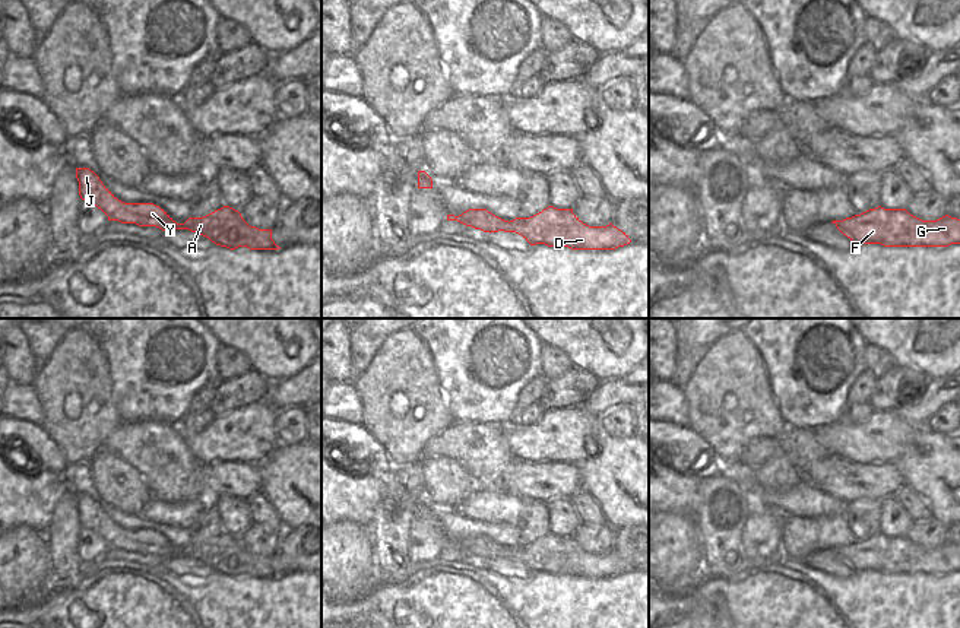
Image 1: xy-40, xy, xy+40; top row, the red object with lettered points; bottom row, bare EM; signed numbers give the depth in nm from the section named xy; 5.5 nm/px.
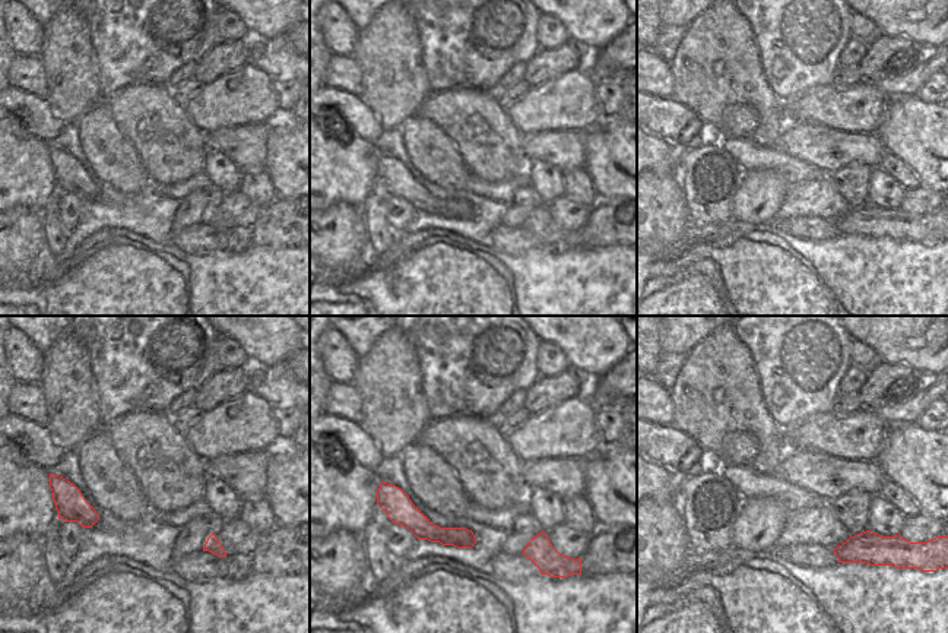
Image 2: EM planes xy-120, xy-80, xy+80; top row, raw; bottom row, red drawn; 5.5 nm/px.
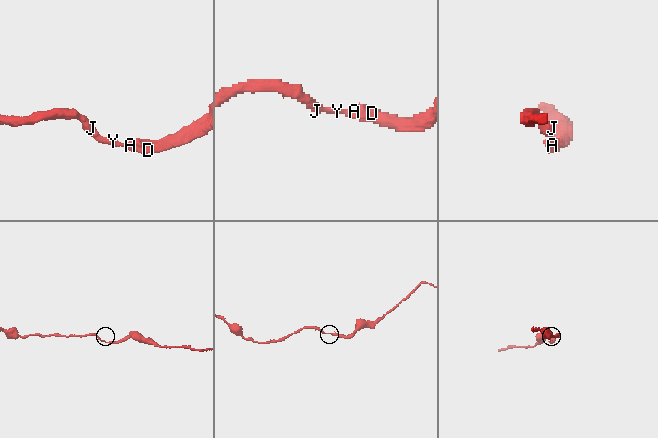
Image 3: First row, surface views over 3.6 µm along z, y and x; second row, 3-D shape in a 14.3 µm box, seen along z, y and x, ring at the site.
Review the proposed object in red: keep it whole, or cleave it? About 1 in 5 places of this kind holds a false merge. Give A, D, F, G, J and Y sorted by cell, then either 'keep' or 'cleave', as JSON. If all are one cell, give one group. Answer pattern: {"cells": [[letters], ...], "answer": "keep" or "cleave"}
{"cells": [["A", "D", "F", "G", "J", "Y"]], "answer": "keep"}

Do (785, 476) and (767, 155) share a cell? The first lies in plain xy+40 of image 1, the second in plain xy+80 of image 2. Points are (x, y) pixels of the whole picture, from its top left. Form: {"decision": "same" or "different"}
{"decision": "different"}

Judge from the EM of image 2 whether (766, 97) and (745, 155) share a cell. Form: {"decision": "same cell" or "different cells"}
{"decision": "different cells"}

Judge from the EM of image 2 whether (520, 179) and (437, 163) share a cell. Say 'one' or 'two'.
two

